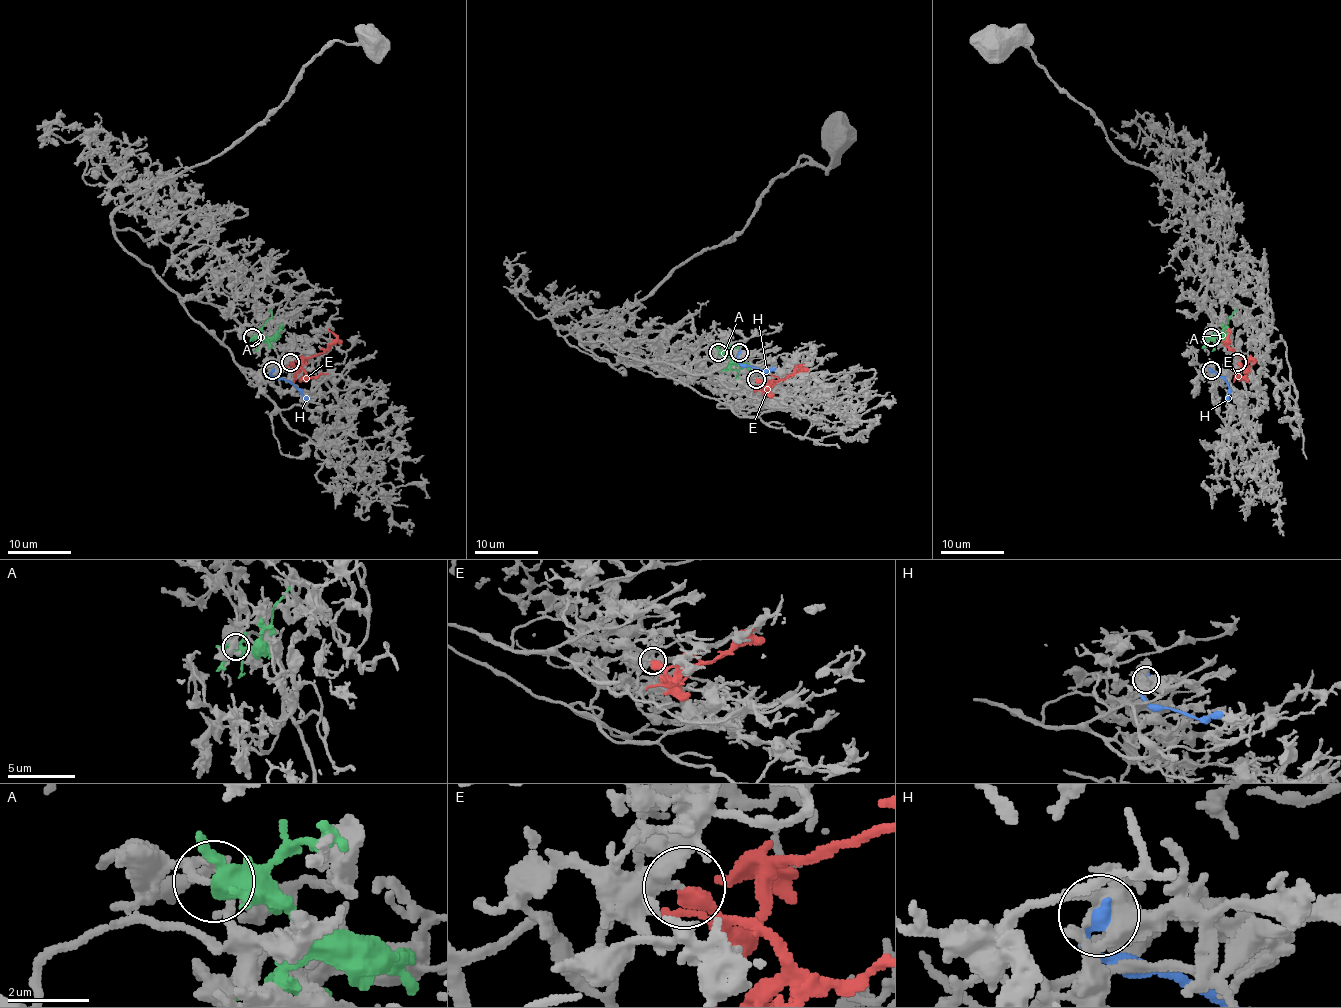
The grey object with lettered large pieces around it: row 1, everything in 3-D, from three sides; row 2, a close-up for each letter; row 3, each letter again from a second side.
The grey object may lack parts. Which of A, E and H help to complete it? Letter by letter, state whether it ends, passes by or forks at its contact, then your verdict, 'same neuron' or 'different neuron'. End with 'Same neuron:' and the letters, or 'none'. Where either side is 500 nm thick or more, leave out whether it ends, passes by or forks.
A: it passes by | different neuron
E: it ends | same neuron
H: it ends | different neuron
Same neuron: E

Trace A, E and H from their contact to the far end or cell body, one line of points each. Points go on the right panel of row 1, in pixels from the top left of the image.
A: (1211, 337), (1223, 337), (1230, 317), (1237, 312)
E: (1237, 362), (1244, 369), (1247, 365), (1244, 358), (1226, 343), (1228, 328)
H: (1211, 370), (1225, 380), (1230, 394), (1226, 400)

